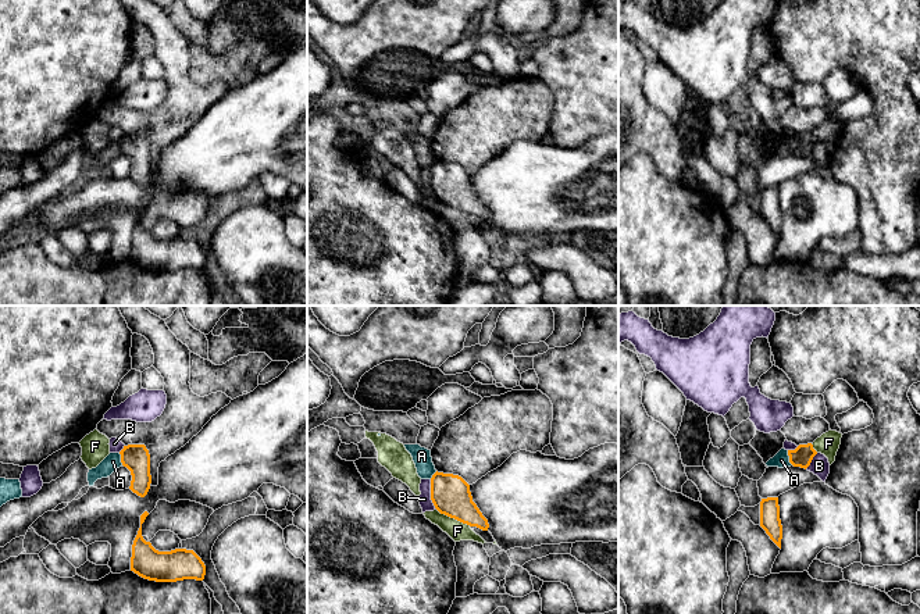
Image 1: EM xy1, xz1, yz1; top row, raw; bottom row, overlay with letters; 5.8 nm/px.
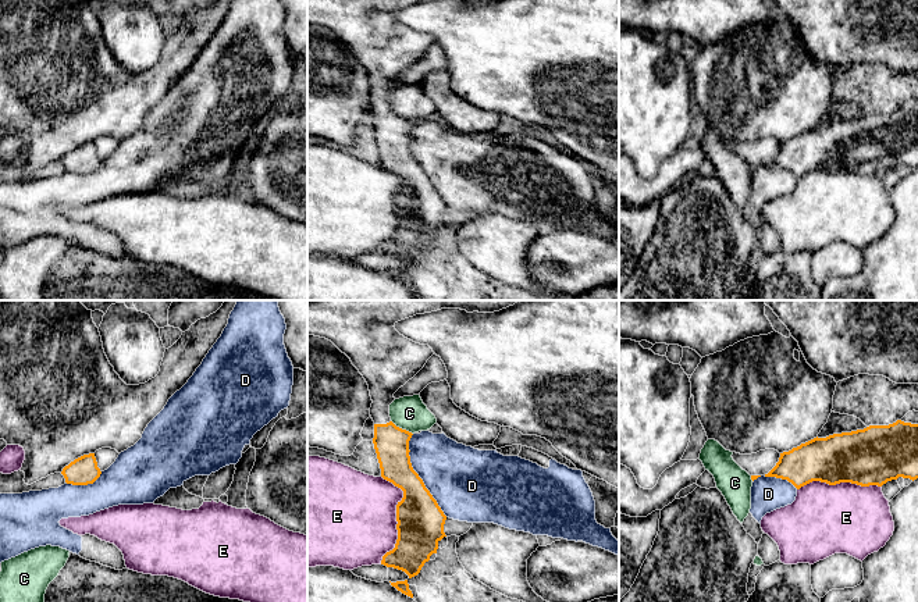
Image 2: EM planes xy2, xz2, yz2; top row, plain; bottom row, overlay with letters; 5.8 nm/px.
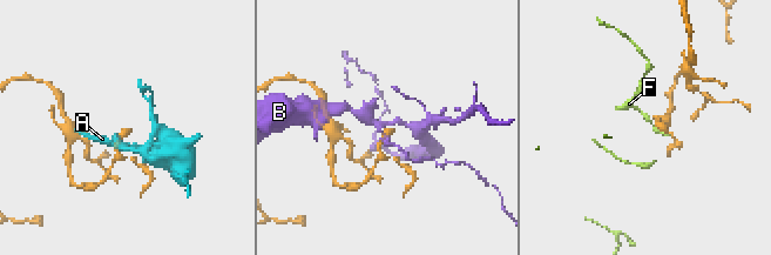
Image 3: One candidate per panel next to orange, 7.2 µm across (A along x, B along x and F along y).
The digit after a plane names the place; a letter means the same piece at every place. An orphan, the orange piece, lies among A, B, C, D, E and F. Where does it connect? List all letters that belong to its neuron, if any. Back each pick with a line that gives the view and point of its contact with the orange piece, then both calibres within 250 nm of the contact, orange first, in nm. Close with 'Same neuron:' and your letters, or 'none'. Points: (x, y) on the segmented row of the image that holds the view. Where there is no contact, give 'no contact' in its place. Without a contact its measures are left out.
Same neuron: none

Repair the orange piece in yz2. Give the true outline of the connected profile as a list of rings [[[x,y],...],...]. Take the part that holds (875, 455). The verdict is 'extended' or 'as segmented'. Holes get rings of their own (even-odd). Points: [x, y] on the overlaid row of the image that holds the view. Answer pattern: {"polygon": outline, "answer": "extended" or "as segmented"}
{"polygon": [[[897,420],[889,425],[869,425],[864,430],[814,438],[789,452],[780,453],[776,466],[765,474],[787,480],[797,489],[821,481],[829,485],[851,482],[861,487],[882,487],[899,477],[918,478],[918,424]]], "answer": "as segmented"}

